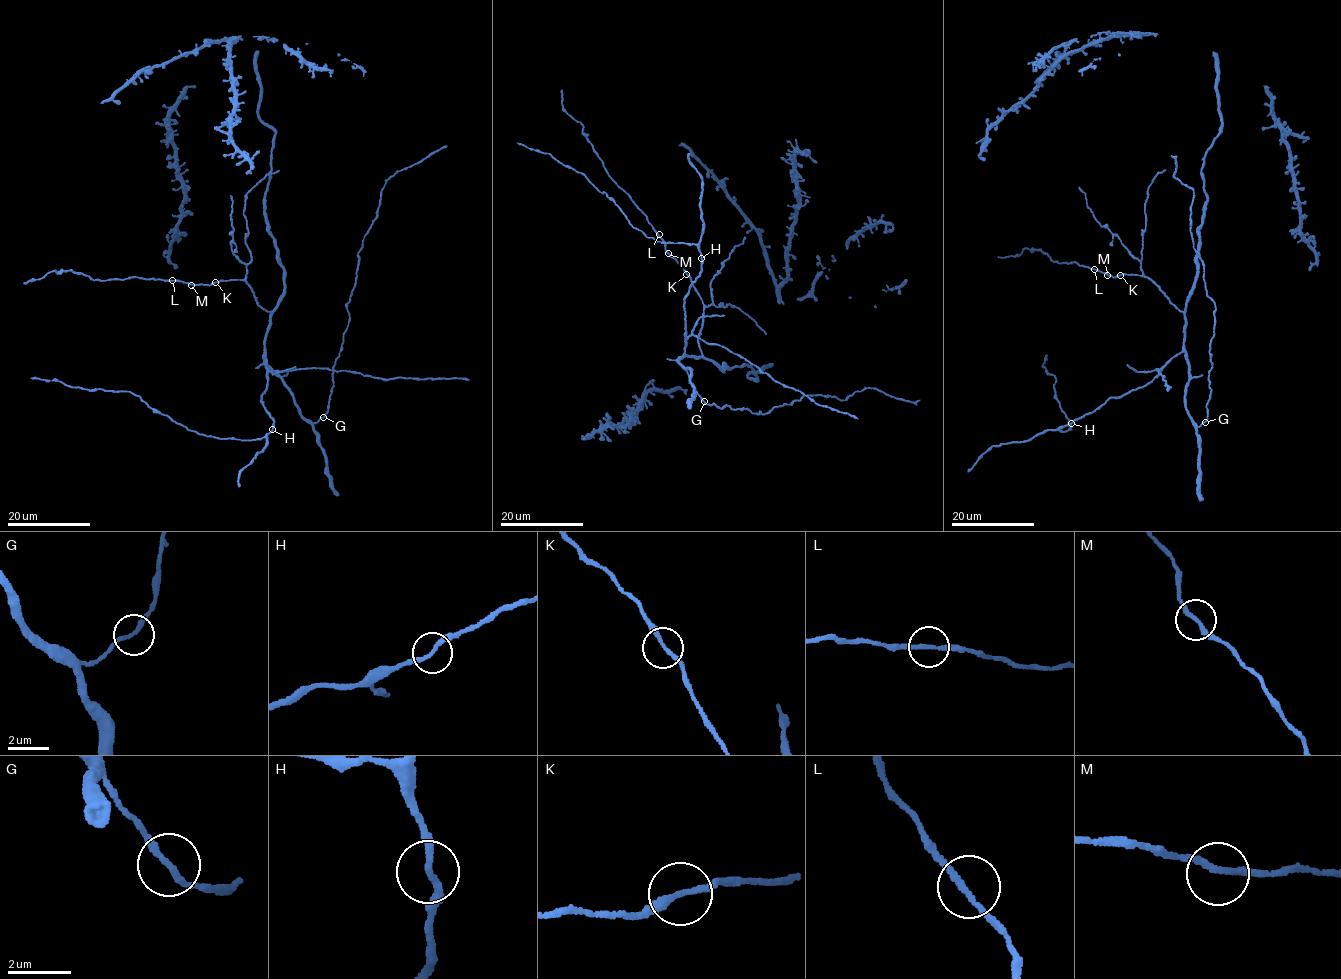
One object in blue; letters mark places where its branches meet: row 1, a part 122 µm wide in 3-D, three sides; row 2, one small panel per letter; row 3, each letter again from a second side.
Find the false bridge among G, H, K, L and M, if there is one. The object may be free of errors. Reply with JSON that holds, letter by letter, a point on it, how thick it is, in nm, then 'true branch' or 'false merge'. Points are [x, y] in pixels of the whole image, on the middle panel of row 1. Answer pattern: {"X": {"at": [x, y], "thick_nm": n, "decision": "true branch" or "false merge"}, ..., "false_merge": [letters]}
{"G": {"at": [704, 401], "thick_nm": 190, "decision": "true branch"}, "H": {"at": [701, 258], "thick_nm": 200, "decision": "false merge"}, "K": {"at": [686, 274], "thick_nm": 200, "decision": "true branch"}, "L": {"at": [659, 234], "thick_nm": 190, "decision": "true branch"}, "M": {"at": [668, 253], "thick_nm": 200, "decision": "true branch"}, "false_merge": ["H"]}

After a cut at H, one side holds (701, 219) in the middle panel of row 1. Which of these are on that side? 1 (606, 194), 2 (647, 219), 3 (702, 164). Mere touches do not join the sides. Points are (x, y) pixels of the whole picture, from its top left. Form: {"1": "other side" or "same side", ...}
{"1": "same side", "2": "other side", "3": "other side"}

